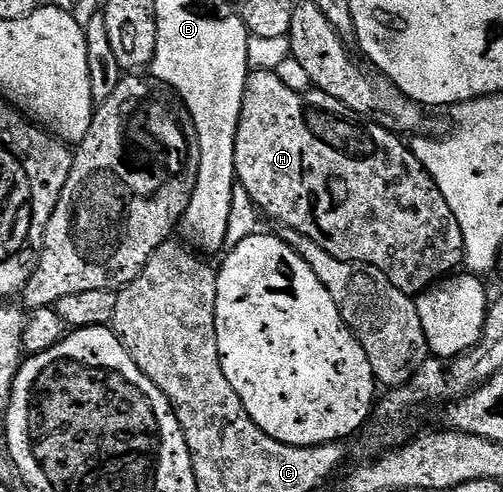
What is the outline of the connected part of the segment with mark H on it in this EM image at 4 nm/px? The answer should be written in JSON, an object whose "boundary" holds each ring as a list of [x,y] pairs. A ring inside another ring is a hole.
{"boundary":[[[251,70],[246,77],[244,101],[240,109],[240,125],[236,129],[236,169],[234,170],[236,183],[237,186],[247,190],[248,197],[263,216],[268,215],[283,223],[281,225],[283,228],[298,231],[304,237],[316,241],[316,245],[320,245],[324,253],[332,253],[332,257],[340,261],[367,263],[380,269],[384,277],[388,277],[388,281],[396,285],[396,289],[400,289],[405,295],[417,297],[427,287],[434,286],[439,279],[447,278],[463,266],[466,246],[464,245],[464,233],[460,229],[460,221],[456,221],[456,213],[448,209],[448,201],[444,201],[444,193],[440,193],[436,181],[432,181],[424,165],[420,165],[417,154],[407,144],[406,148],[402,143],[405,142],[394,132],[384,129],[370,119],[365,119],[363,115],[357,115],[355,111],[348,109],[348,105],[340,105],[340,101],[336,101],[336,97],[328,97],[328,93],[311,89],[299,94],[297,91],[288,89],[288,85],[280,81],[277,73]]]}

